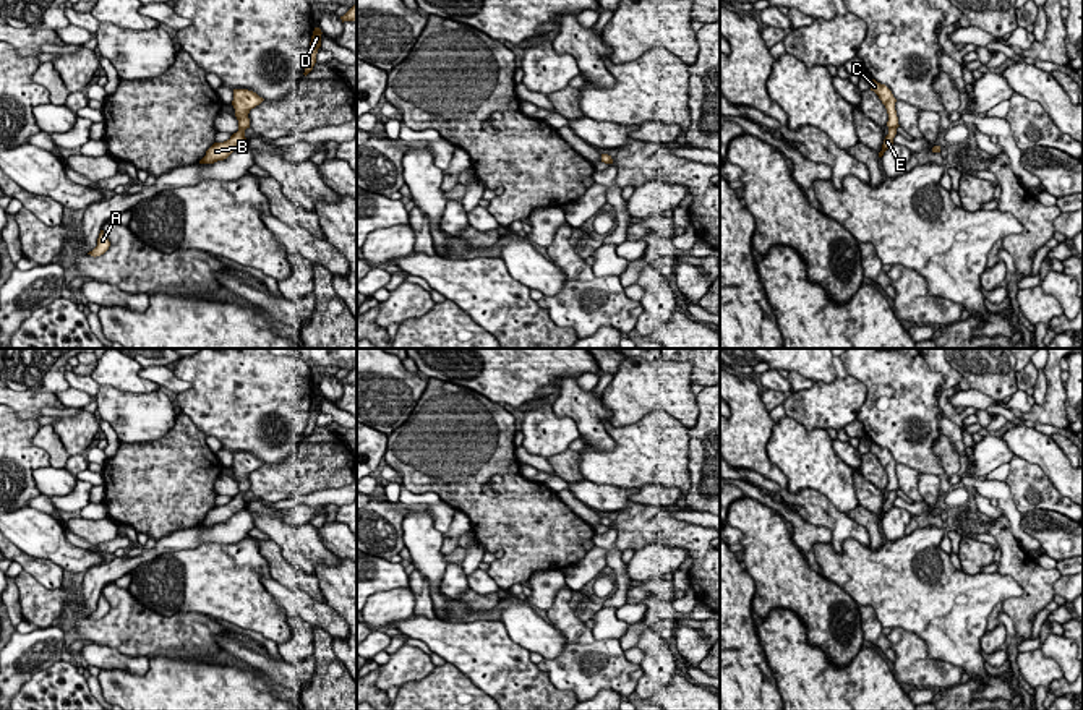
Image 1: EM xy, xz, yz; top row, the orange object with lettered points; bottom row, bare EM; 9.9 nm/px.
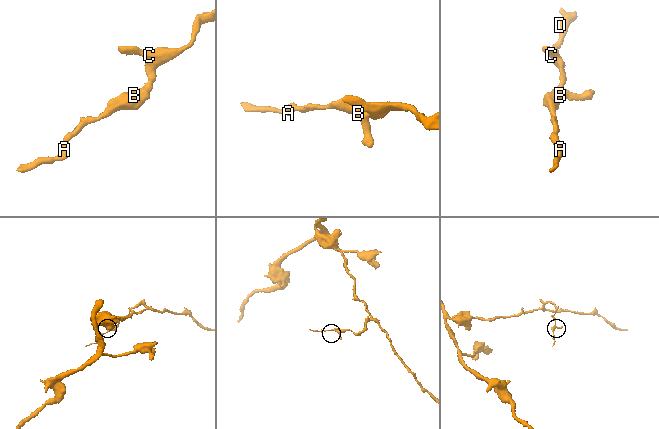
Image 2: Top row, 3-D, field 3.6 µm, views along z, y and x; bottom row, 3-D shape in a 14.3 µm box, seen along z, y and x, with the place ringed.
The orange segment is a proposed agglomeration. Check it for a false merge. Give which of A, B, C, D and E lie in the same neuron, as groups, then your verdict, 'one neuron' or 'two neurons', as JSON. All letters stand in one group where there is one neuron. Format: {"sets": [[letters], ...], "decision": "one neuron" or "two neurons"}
{"sets": [["A", "B", "C", "D", "E"]], "decision": "one neuron"}

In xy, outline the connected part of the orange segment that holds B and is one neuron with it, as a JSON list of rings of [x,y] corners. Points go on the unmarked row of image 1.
[[[233,452],[233,464],[232,468],[235,472],[235,480],[238,483],[238,494],[233,496],[224,506],[214,506],[208,514],[206,519],[199,524],[199,527],[214,527],[217,524],[227,522],[233,514],[240,512],[245,506],[245,493],[250,491],[248,477],[251,472],[259,468],[264,462],[259,460],[256,456],[248,452]]]

